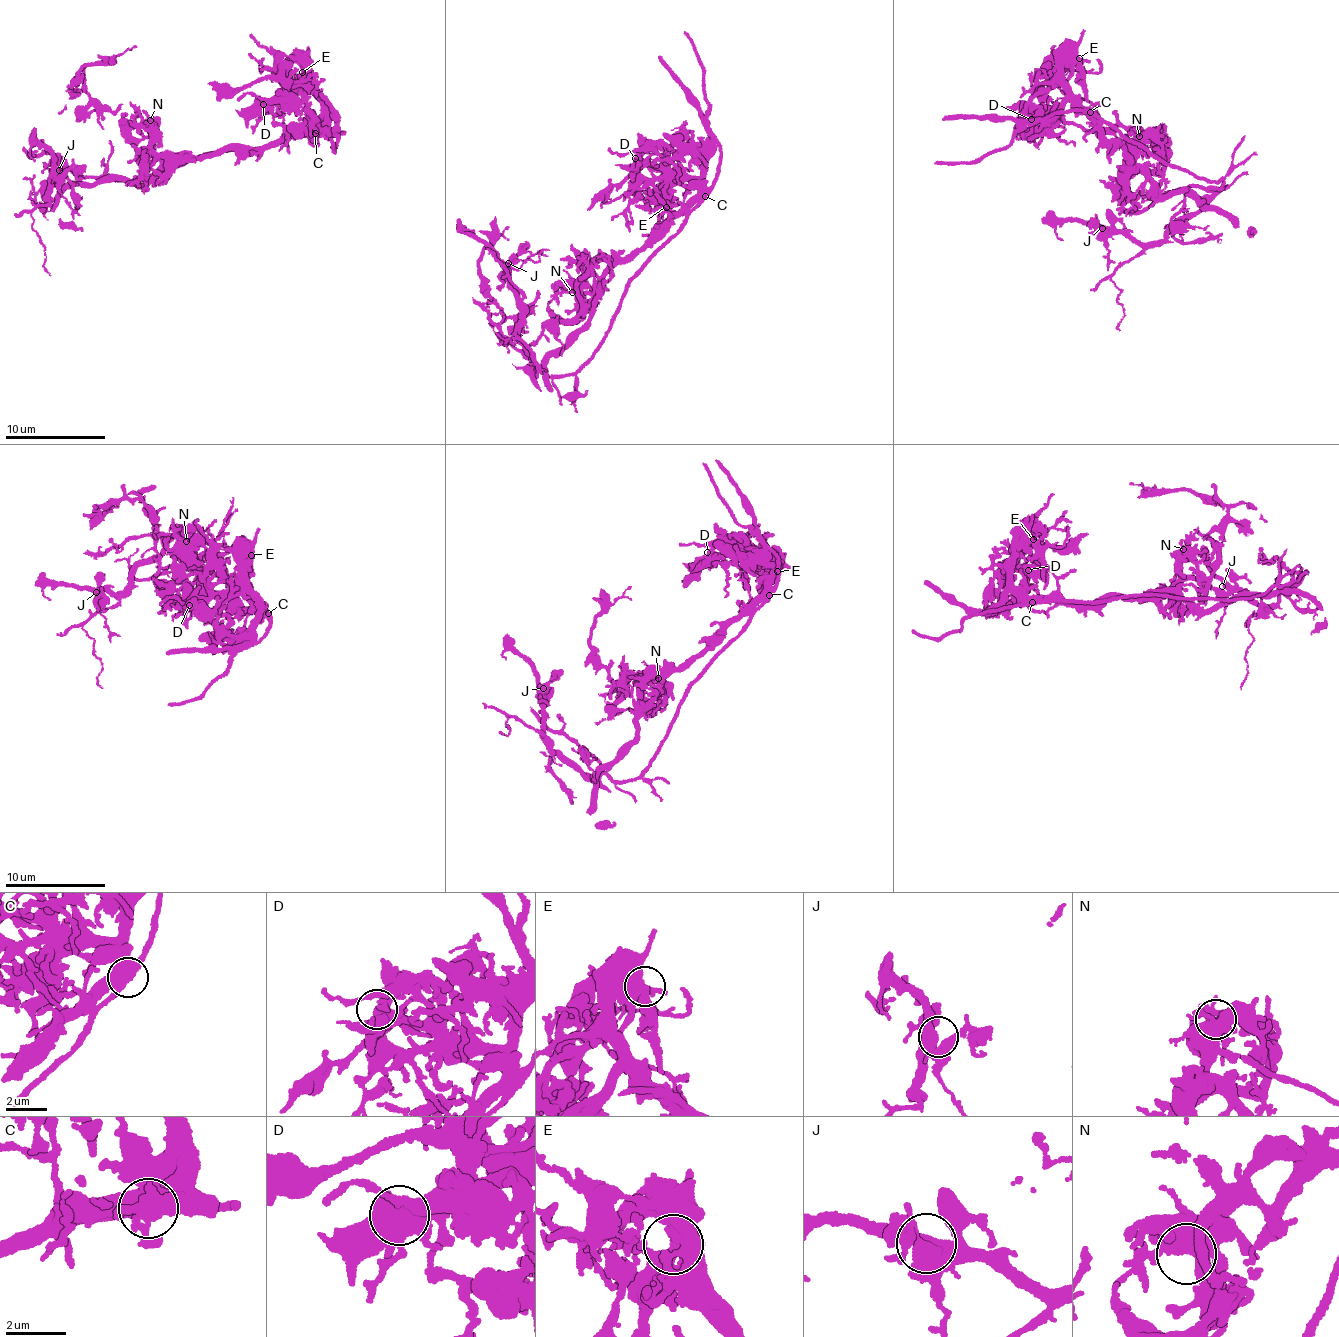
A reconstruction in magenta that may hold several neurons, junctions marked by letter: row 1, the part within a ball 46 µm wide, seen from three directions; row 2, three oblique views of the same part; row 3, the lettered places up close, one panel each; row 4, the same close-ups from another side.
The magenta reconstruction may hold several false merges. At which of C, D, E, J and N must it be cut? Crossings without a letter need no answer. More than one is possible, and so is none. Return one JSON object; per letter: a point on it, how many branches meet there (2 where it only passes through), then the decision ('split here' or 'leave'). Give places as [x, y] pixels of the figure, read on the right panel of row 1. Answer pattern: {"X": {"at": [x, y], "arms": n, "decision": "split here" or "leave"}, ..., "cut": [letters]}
{"C": {"at": [1090, 112], "arms": 4, "decision": "split here"}, "D": {"at": [1031, 119], "arms": 5, "decision": "leave"}, "E": {"at": [1079, 58], "arms": 3, "decision": "leave"}, "J": {"at": [1102, 228], "arms": 5, "decision": "leave"}, "N": {"at": [1139, 136], "arms": 2, "decision": "leave"}, "cut": ["C"]}

